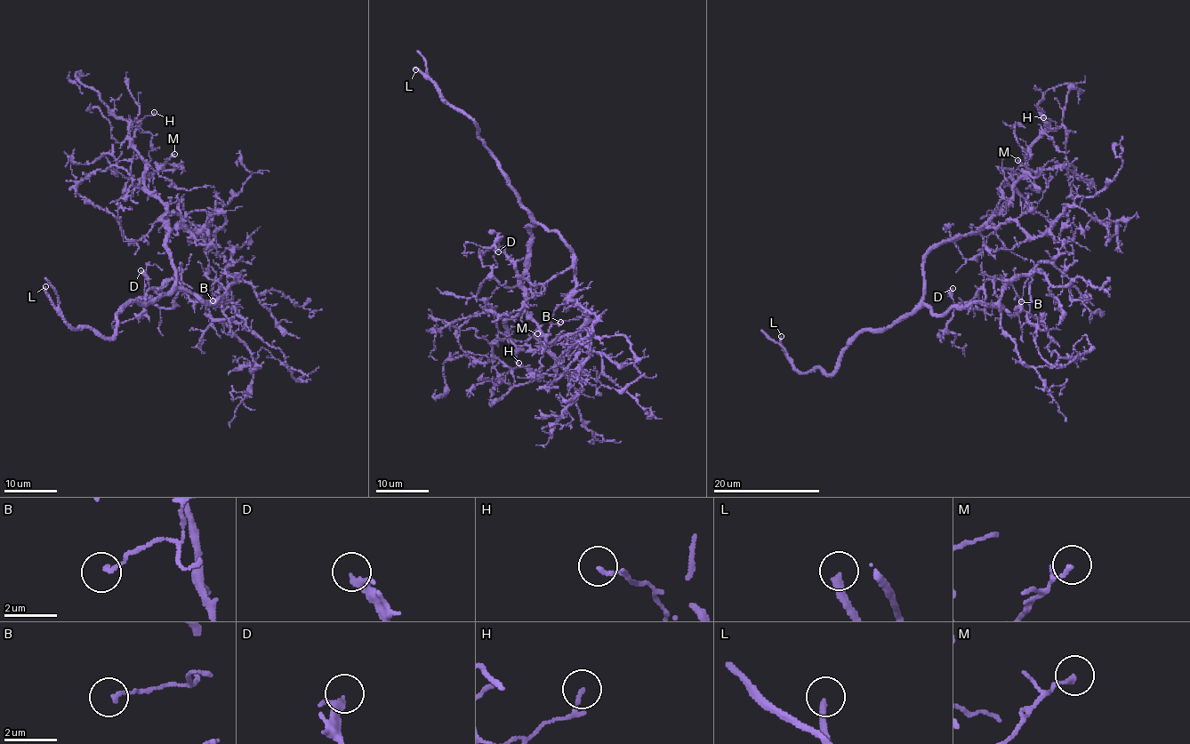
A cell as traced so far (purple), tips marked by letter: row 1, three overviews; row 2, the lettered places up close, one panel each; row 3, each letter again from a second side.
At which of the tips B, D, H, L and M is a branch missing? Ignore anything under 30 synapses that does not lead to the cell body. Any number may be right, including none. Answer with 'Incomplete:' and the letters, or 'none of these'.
Incomplete: L

